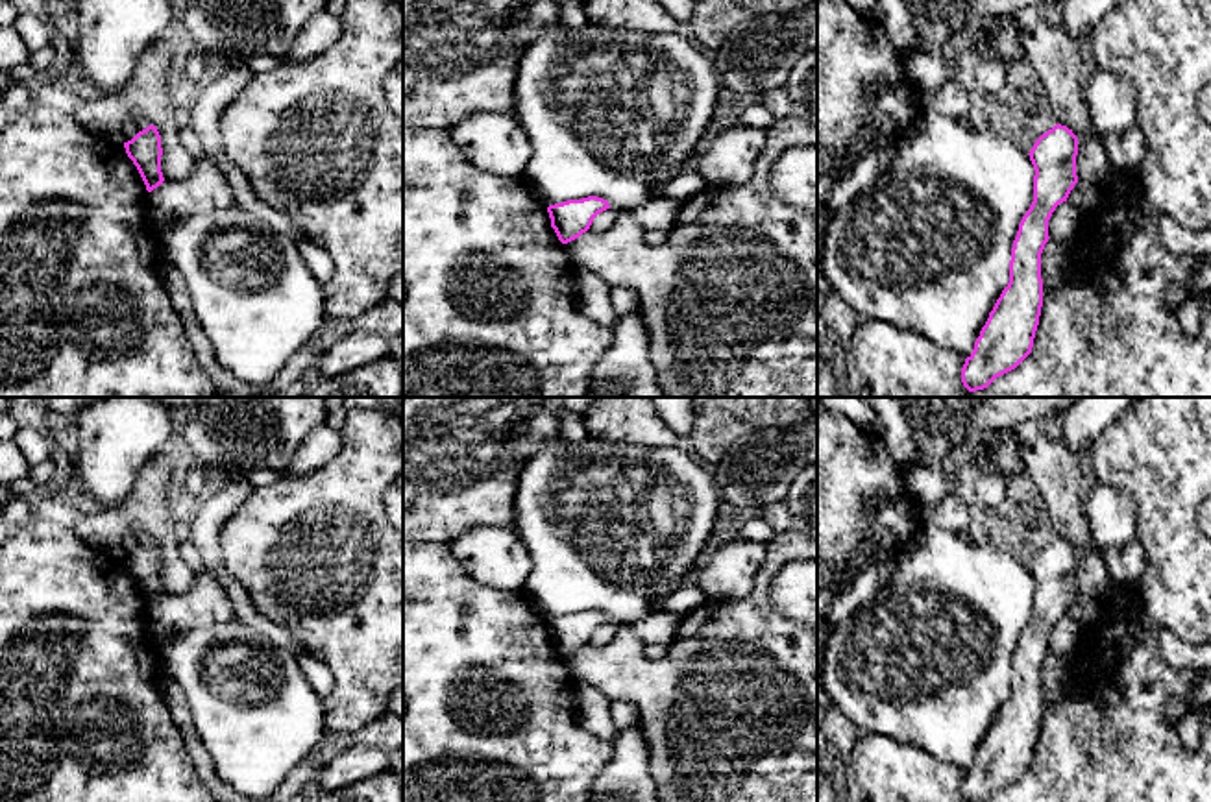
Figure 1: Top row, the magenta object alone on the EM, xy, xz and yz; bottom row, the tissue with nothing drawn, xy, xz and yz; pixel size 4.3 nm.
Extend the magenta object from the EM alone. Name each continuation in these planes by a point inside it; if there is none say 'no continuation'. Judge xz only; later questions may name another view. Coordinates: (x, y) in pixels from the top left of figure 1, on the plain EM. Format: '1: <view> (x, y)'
no continuation

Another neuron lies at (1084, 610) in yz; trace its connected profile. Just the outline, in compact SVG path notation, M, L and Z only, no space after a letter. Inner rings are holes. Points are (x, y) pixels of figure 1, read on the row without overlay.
M1076 597L1070 604L1067 615L1080 626L1085 628L1093 625L1100 615L1100 599L1095 597Z

